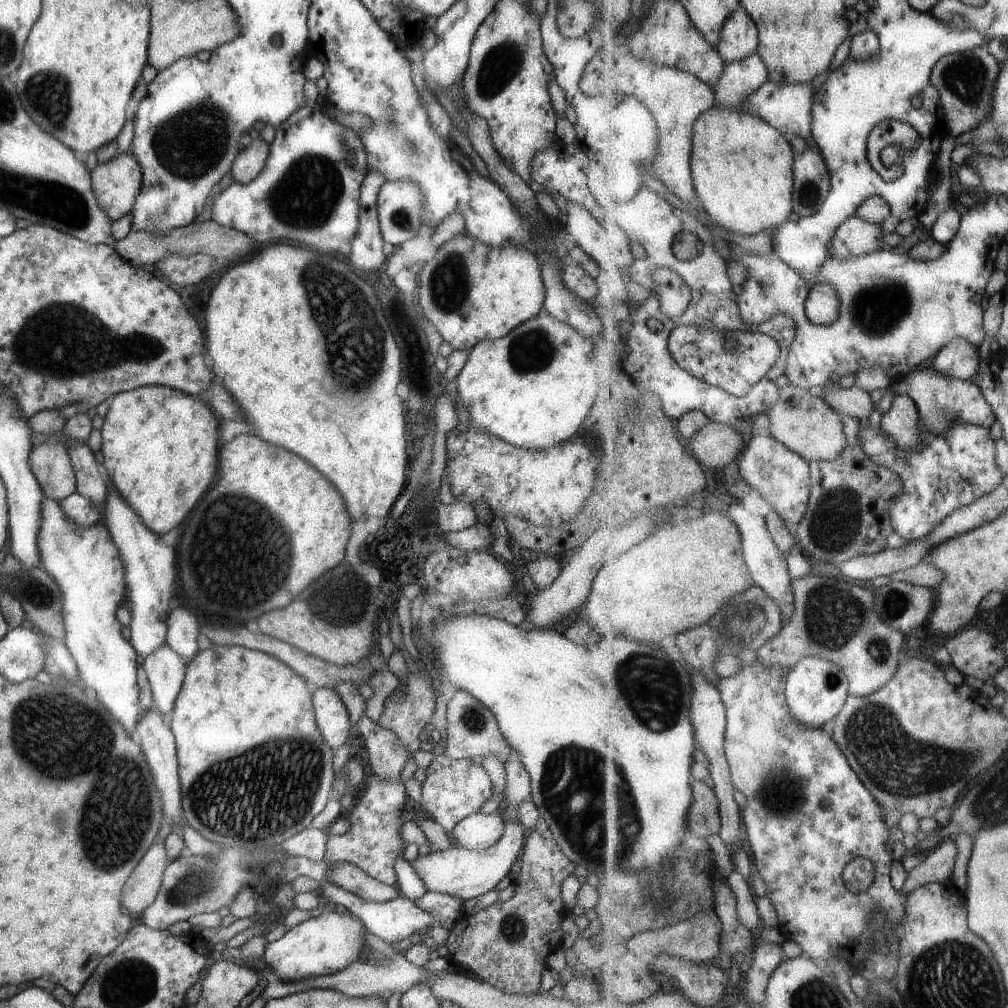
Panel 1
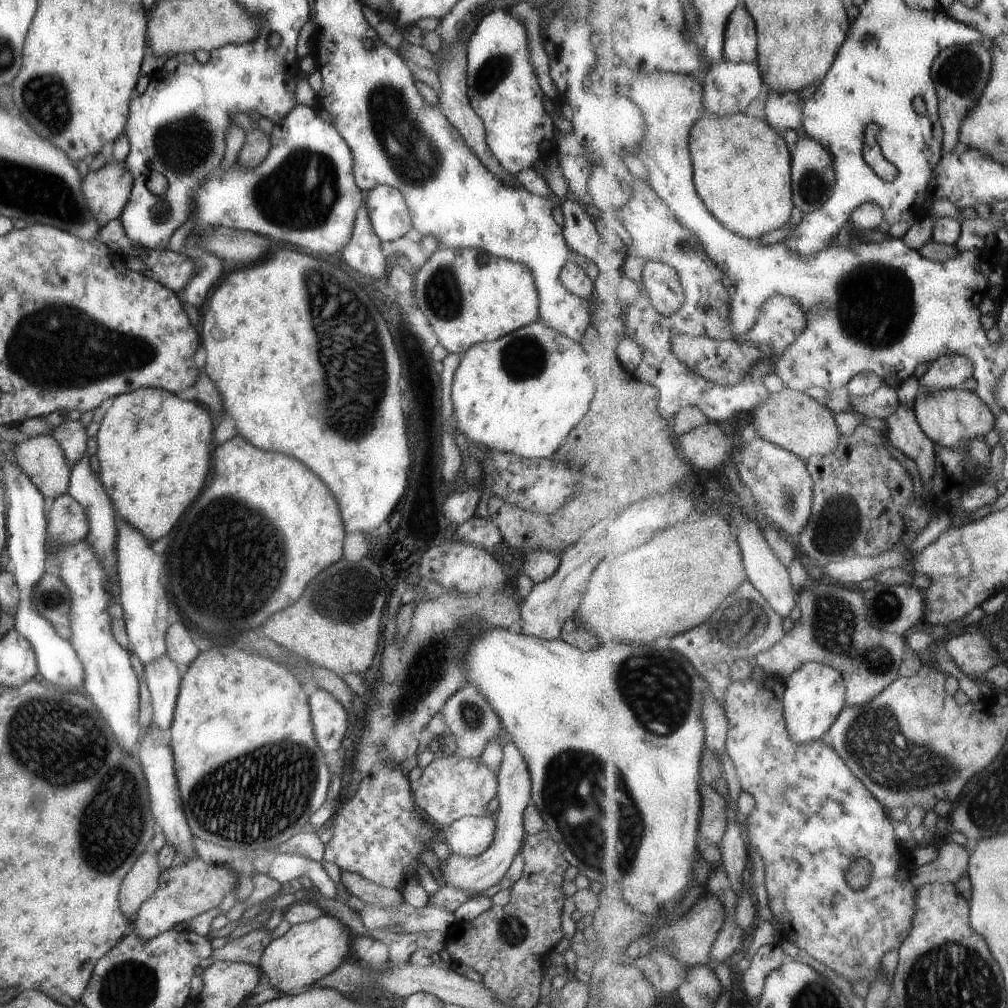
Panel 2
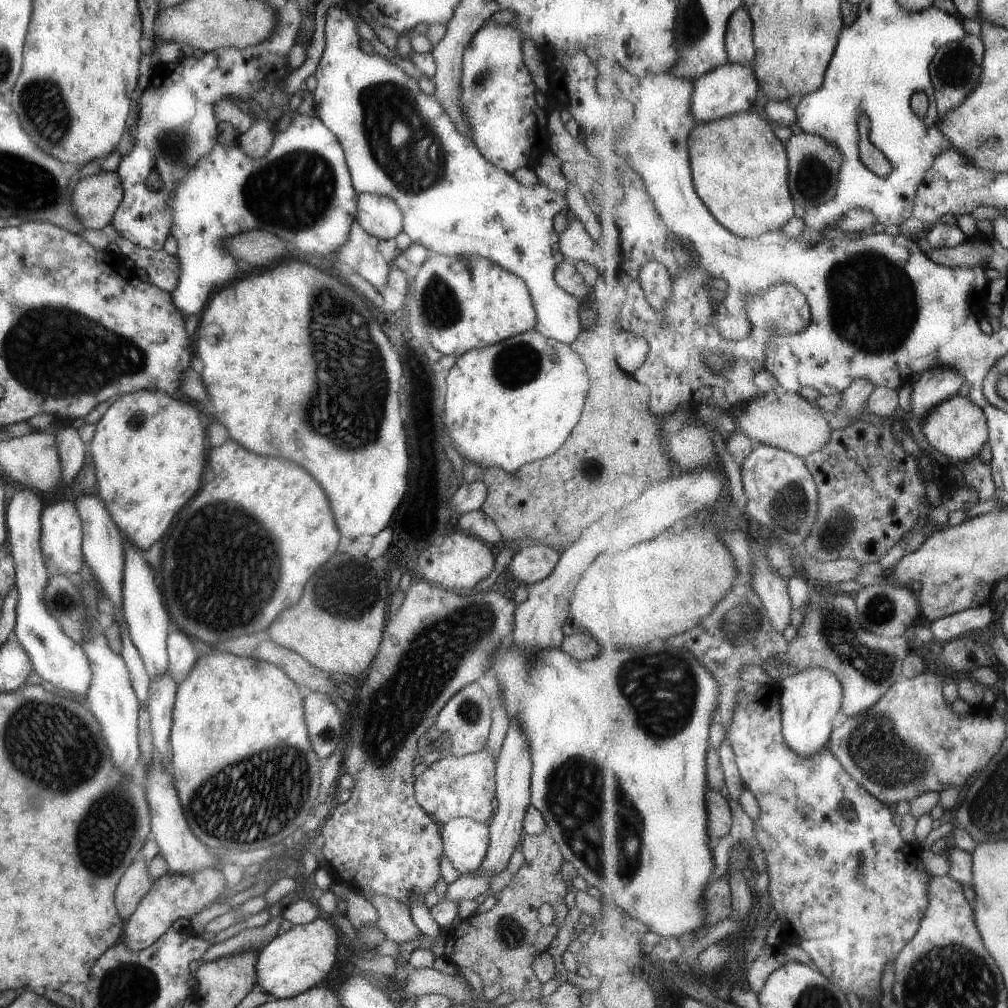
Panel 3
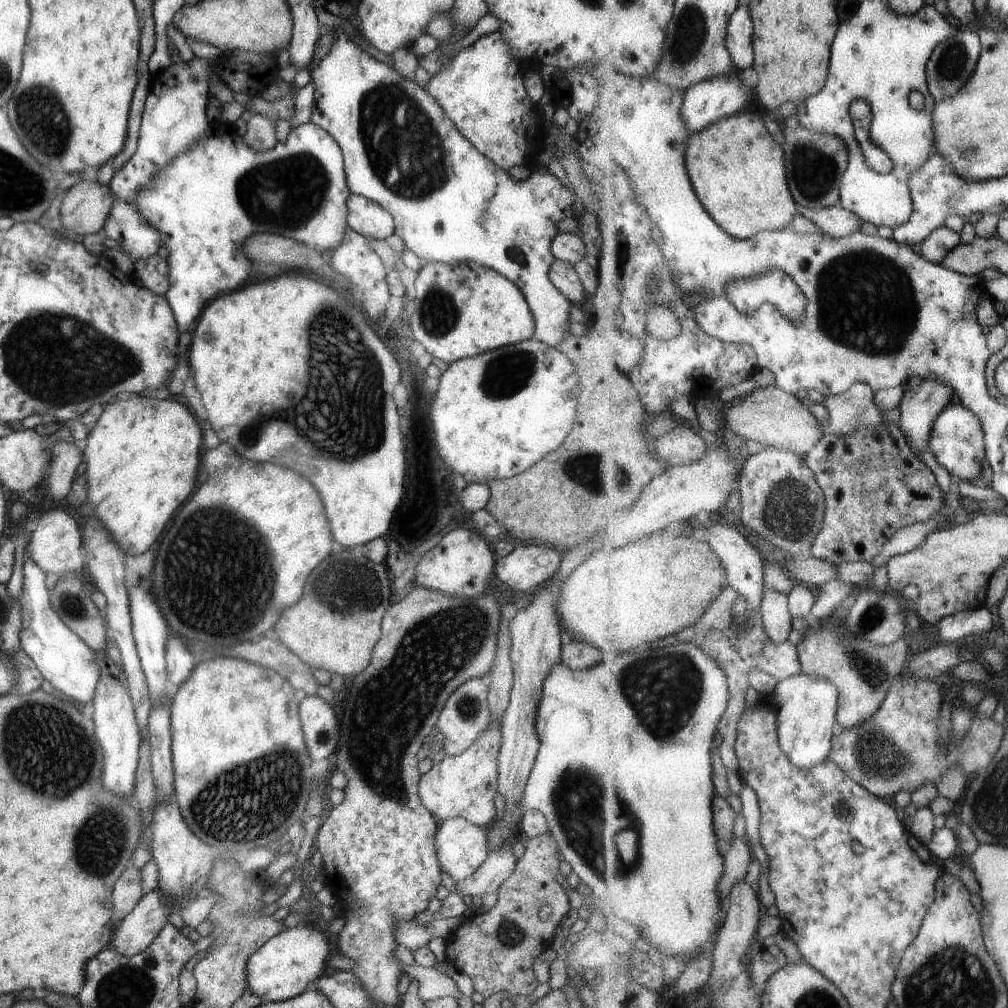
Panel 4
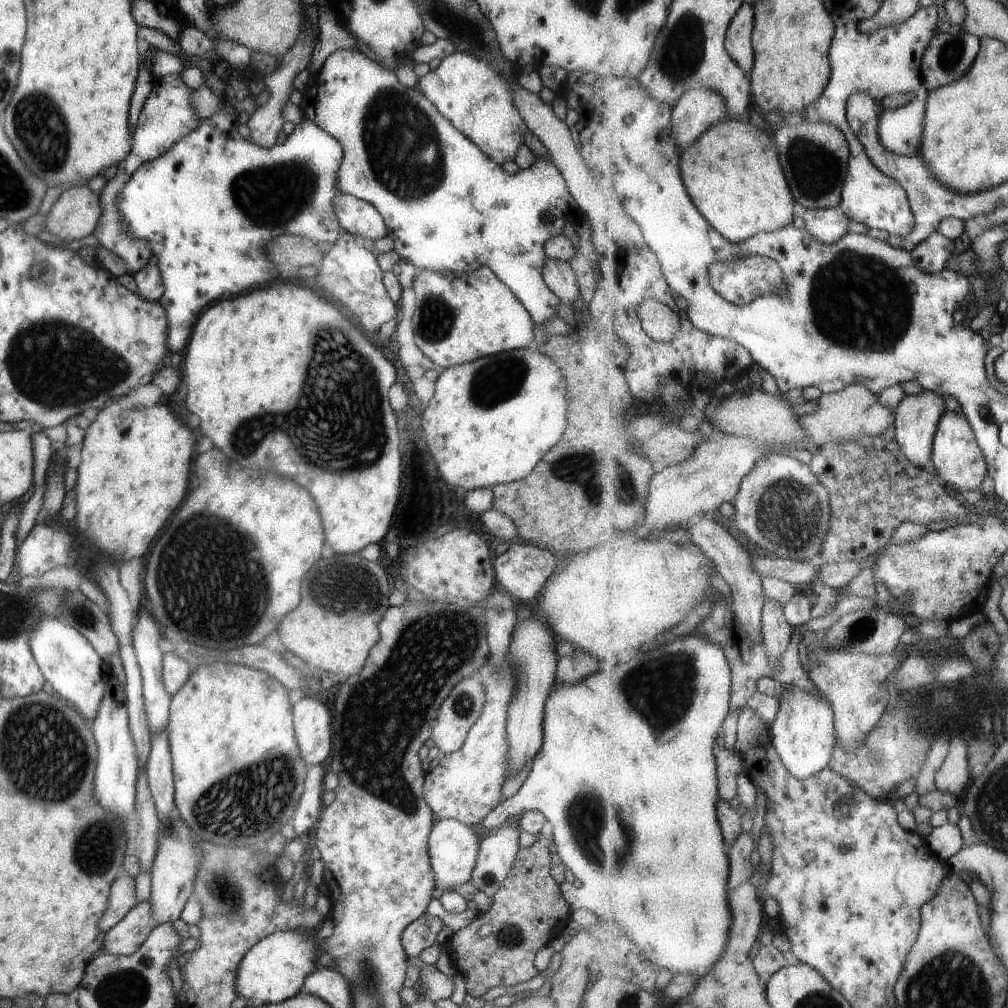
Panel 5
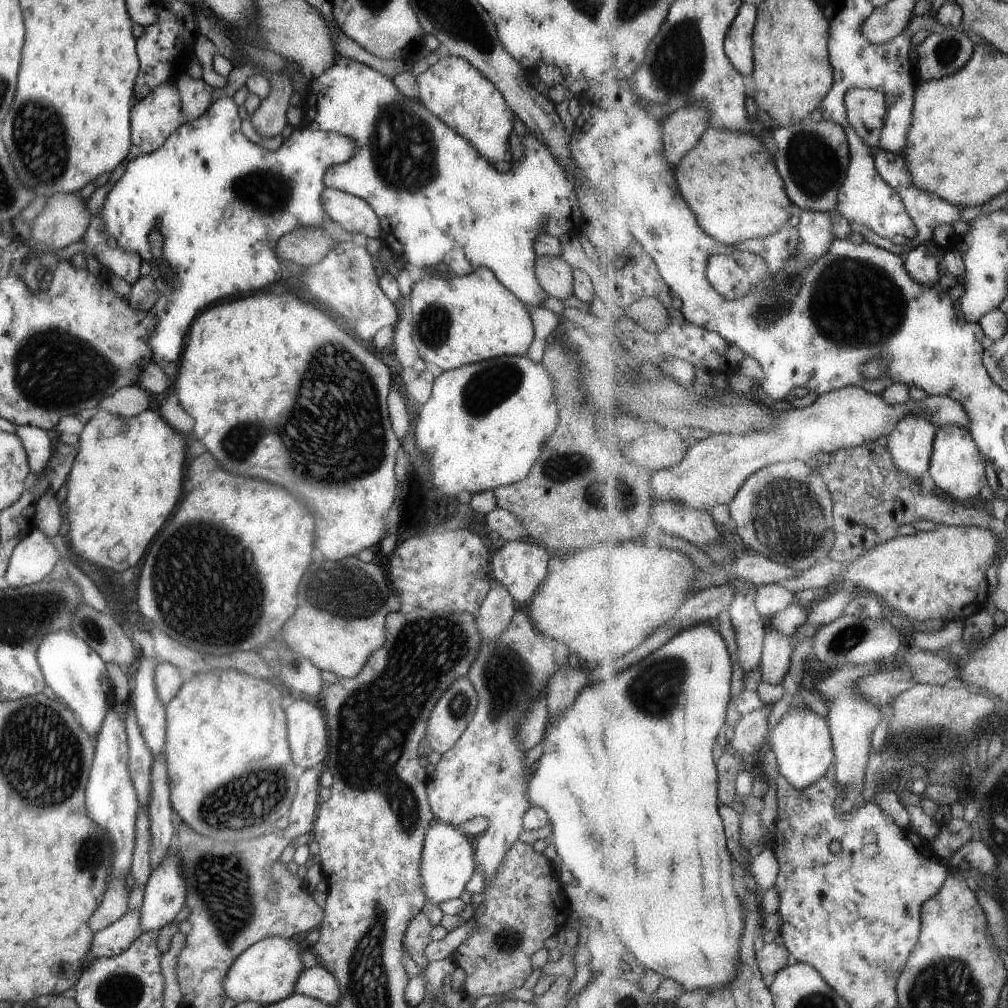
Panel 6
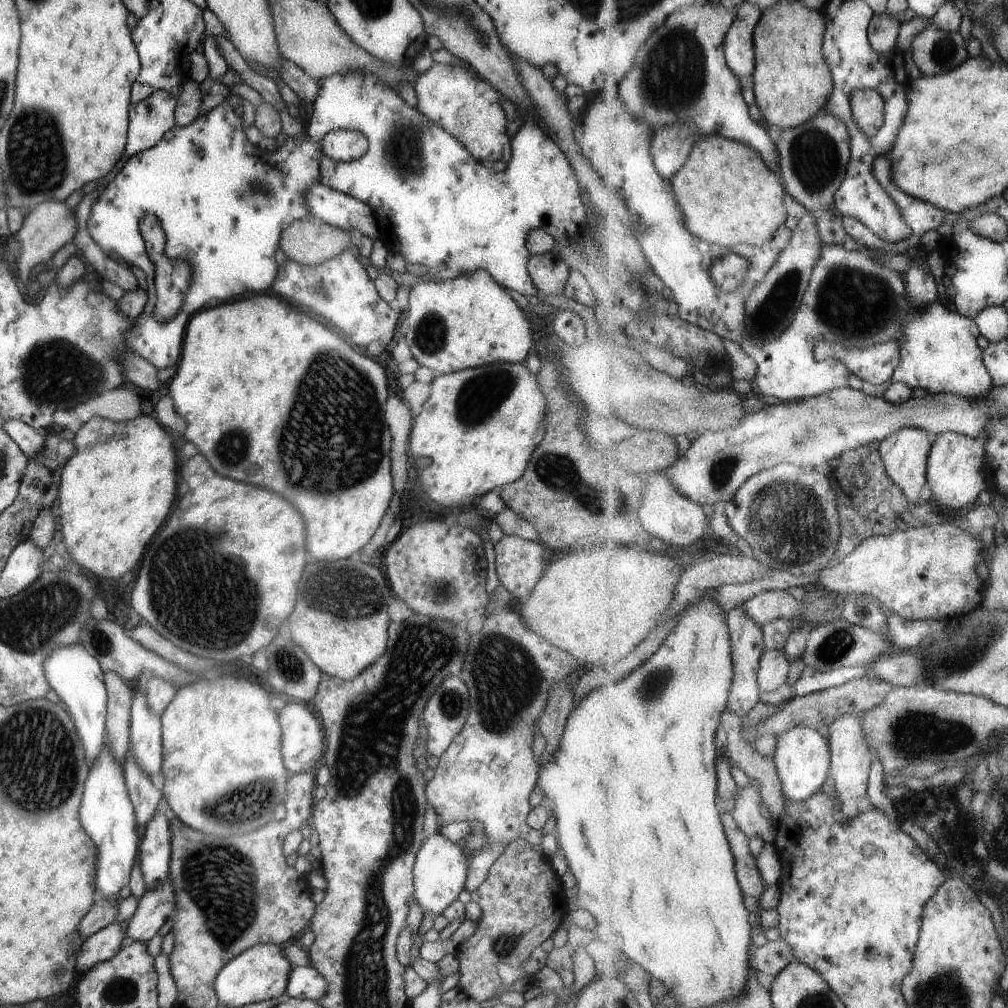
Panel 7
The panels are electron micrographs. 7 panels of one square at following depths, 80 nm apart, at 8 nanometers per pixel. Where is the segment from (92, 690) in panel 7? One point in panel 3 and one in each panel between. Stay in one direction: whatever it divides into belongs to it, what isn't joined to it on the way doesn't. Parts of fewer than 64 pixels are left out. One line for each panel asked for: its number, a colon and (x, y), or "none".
3: (60, 662)
4: (63, 659)
5: (67, 661)
6: (76, 674)

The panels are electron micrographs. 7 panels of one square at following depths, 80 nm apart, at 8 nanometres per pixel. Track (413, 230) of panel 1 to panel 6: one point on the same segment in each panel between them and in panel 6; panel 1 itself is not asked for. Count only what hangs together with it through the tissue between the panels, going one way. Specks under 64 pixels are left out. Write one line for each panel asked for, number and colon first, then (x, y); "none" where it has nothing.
2: (387, 211)
3: (379, 216)
4: (366, 217)
5: (355, 216)
6: (353, 214)

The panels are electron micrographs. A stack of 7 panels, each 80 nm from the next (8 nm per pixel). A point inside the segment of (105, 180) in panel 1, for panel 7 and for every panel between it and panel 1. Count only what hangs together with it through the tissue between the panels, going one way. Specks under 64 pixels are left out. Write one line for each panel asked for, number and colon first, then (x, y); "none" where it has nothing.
2: (105, 190)
3: (95, 198)
4: (83, 210)
5: (74, 214)
6: (64, 219)
7: (50, 224)

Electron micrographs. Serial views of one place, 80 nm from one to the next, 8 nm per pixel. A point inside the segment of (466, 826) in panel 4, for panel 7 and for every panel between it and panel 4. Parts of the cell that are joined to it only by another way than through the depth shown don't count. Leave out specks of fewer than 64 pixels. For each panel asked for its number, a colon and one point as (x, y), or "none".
5: (452, 846)
6: (447, 858)
7: (439, 871)

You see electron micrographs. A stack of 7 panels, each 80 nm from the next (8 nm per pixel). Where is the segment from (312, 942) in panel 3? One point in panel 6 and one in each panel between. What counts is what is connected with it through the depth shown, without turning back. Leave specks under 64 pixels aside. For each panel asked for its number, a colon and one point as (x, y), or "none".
4: (289, 962)
5: (273, 969)
6: (265, 972)

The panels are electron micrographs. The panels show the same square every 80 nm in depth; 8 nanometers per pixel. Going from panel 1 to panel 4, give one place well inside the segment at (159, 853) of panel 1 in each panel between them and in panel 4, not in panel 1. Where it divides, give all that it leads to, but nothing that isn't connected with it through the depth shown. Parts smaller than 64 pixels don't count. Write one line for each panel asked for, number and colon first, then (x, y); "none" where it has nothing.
2: (140, 882)
3: (134, 882)
4: (126, 891)

